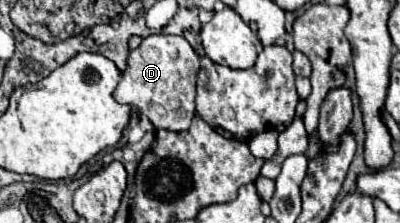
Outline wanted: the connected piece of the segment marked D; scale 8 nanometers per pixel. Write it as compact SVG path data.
M152 34L148 38L142 40L142 44L130 52L128 62L126 62L126 70L122 72L122 80L118 84L118 88L114 90L114 98L120 104L128 104L132 106L140 116L146 116L148 122L158 130L170 130L170 132L182 132L190 126L194 114L196 114L196 106L194 106L194 98L196 98L196 76L200 70L200 58L194 52L194 48L180 36L168 36L168 34Z

